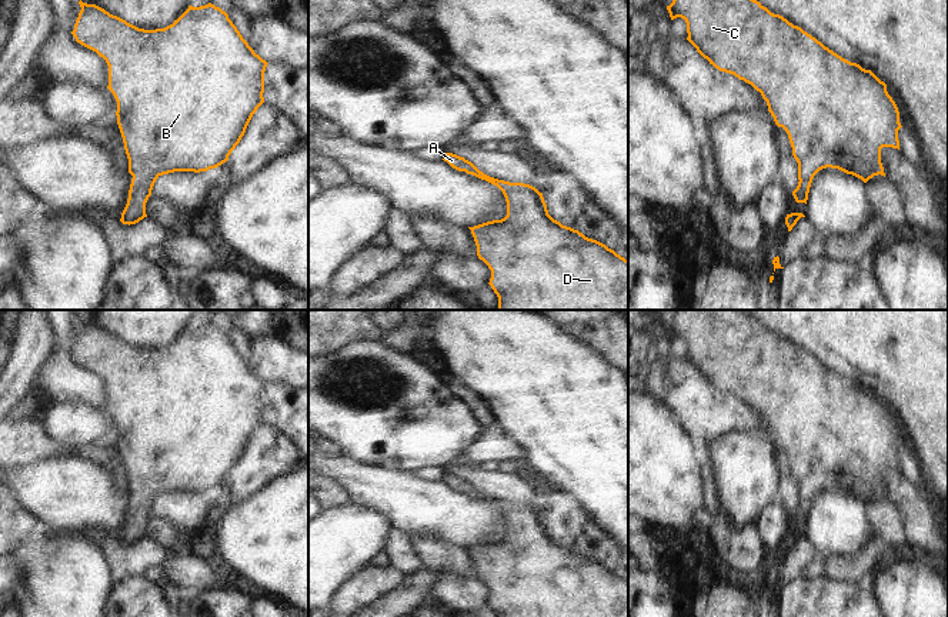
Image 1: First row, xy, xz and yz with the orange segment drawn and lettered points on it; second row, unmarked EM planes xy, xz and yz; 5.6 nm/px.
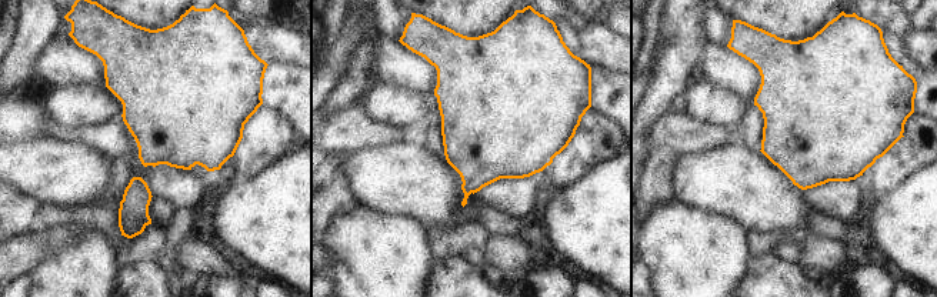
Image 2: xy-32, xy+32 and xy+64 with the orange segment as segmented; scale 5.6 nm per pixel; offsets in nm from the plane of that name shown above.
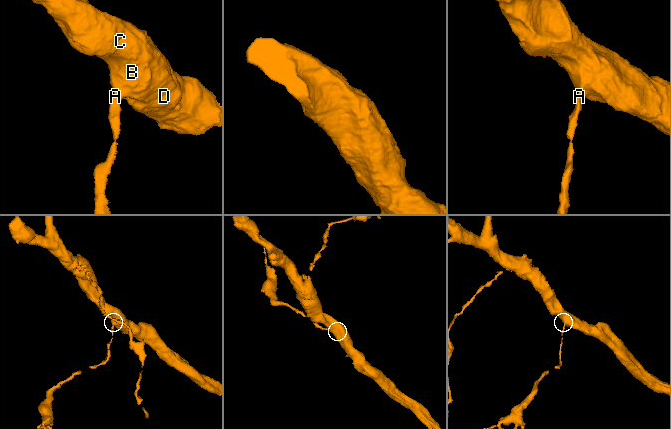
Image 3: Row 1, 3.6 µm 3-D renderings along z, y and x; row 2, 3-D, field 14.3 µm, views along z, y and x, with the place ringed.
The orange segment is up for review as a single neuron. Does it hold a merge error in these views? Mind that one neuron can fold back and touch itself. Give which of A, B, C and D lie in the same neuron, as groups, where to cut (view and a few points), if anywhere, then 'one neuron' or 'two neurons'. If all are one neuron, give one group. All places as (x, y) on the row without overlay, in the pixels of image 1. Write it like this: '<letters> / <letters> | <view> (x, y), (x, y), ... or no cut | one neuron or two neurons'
A B C D | no cut | one neuron

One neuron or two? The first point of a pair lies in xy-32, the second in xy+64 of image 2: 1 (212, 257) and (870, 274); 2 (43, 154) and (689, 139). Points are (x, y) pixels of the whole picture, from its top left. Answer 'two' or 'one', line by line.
1: two
2: two

